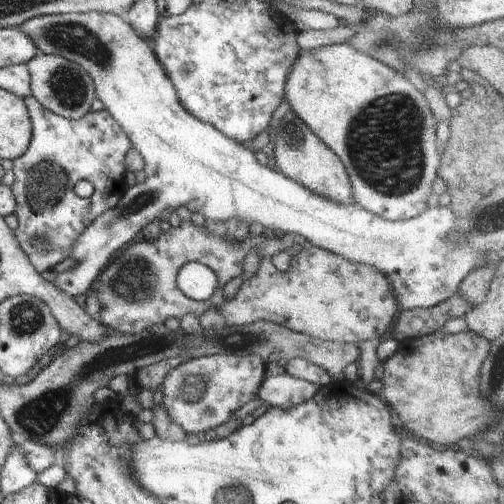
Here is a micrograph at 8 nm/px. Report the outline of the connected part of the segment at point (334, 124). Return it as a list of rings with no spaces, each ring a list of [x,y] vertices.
[[[348,42],[301,49],[285,82],[285,99],[310,130],[329,146],[346,167],[353,186],[354,204],[387,221],[403,221],[428,209],[432,182],[441,154],[437,149],[437,120],[425,94],[394,69],[355,49]]]

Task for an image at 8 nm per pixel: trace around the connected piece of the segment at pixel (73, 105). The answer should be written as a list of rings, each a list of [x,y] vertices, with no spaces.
[[[38,54],[26,65],[31,74],[31,95],[44,109],[67,119],[79,119],[91,111],[95,86],[92,77],[79,64],[58,55]]]

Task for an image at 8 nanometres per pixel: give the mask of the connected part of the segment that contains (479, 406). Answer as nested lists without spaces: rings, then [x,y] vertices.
[[[470,330],[461,333],[441,331],[401,340],[394,355],[382,362],[384,388],[380,397],[398,414],[406,430],[436,446],[456,446],[463,438],[472,439],[499,422],[497,410],[487,403],[479,385],[481,366],[487,357],[488,347],[488,340]]]

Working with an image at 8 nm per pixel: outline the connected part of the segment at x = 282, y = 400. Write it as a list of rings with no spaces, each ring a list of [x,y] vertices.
[[[288,374],[265,378],[261,384],[260,397],[272,407],[291,407],[313,397],[320,386]]]

